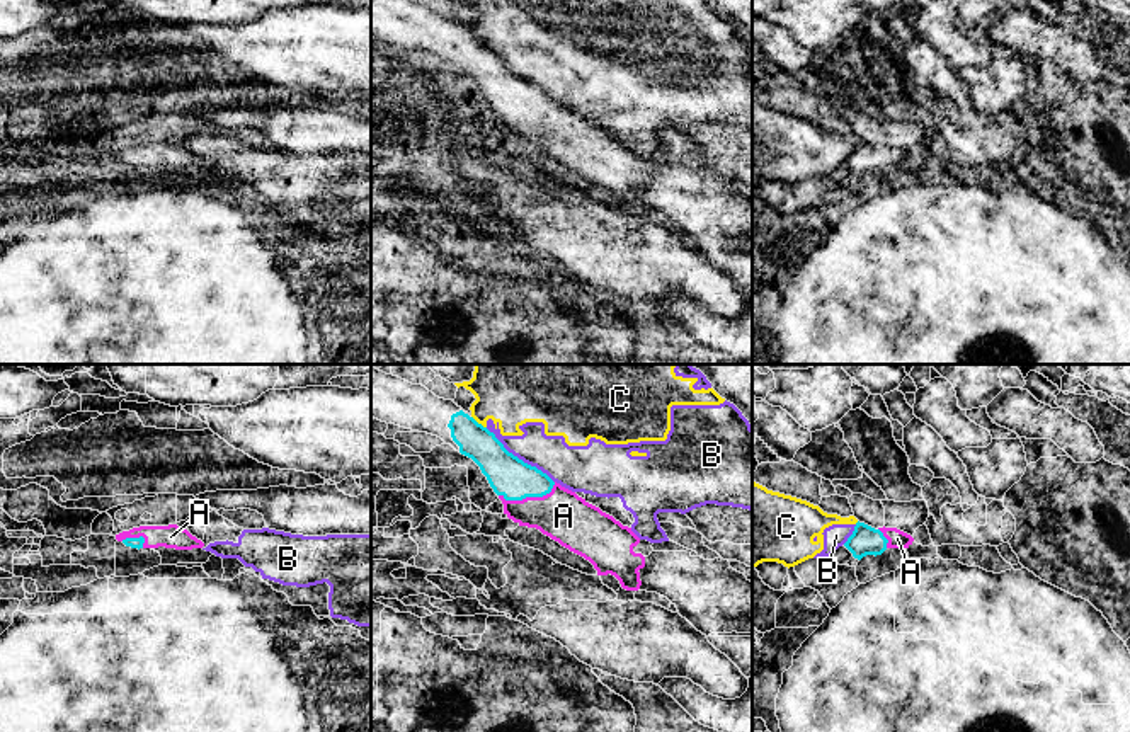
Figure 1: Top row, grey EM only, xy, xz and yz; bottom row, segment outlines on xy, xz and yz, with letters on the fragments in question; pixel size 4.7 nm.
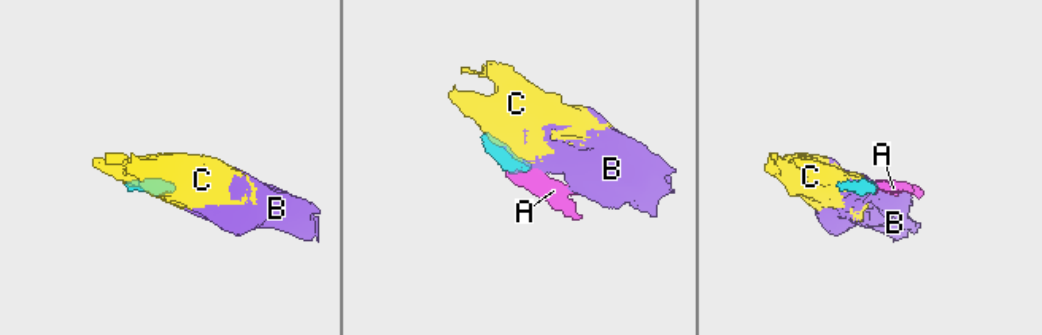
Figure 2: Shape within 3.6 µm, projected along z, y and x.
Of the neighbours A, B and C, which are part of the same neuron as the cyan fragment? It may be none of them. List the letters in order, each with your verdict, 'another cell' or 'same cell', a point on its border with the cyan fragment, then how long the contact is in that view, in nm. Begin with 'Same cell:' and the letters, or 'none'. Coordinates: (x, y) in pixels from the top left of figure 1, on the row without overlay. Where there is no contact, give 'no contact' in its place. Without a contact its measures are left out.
Same cell: A
A: same cell | xz (528, 114) | 280 nm
B: another cell | xz (518, 77) | 420 nm
C: another cell | xz (477, 41) | 90 nm

